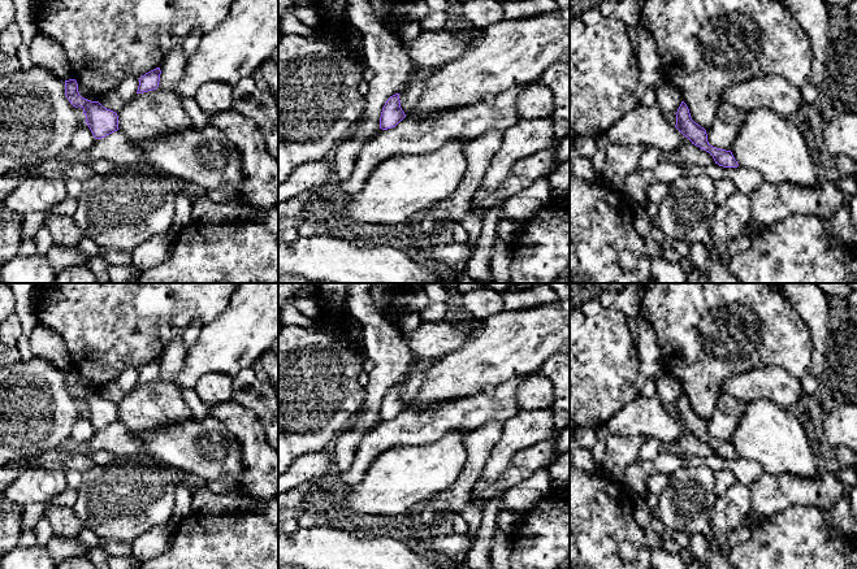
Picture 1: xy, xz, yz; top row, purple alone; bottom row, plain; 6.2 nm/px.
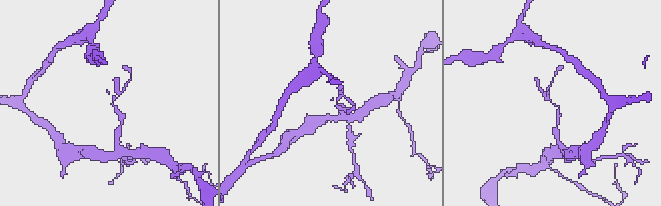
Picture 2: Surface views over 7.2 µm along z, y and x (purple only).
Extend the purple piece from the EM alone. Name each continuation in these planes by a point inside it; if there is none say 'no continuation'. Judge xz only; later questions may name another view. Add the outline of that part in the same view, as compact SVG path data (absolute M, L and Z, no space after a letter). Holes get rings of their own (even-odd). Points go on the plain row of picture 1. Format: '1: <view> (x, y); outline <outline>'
no continuation

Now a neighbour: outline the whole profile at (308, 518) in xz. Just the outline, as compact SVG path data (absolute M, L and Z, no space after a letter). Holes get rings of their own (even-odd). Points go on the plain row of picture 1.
M307 509L299 518L298 518L299 527L324 527L330 526L326 514L312 512Z

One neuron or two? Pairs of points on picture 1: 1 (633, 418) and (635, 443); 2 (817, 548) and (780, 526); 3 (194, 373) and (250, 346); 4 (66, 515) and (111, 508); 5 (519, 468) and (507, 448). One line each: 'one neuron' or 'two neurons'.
1: two neurons
2: one neuron
3: one neuron
4: two neurons
5: two neurons

